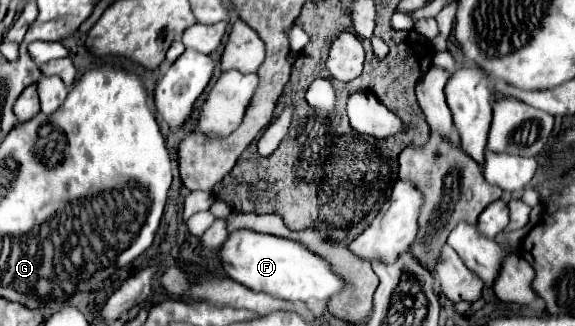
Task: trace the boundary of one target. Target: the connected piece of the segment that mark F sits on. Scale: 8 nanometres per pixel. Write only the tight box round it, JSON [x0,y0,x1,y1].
[220,229,346,305]

